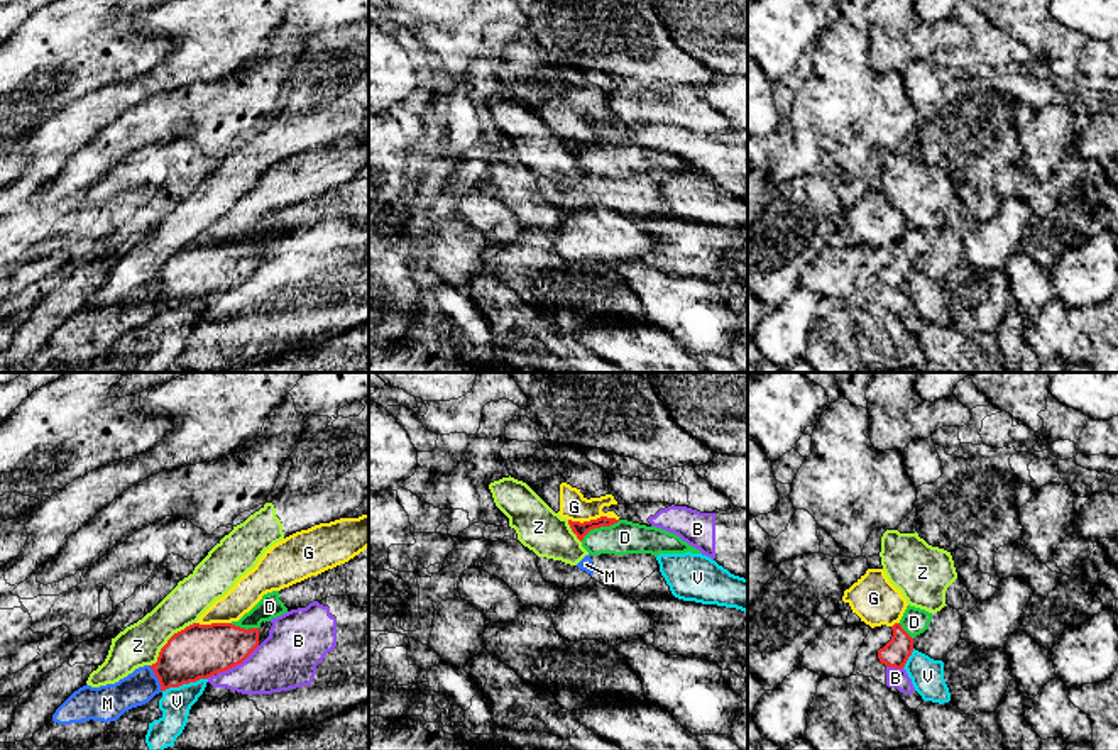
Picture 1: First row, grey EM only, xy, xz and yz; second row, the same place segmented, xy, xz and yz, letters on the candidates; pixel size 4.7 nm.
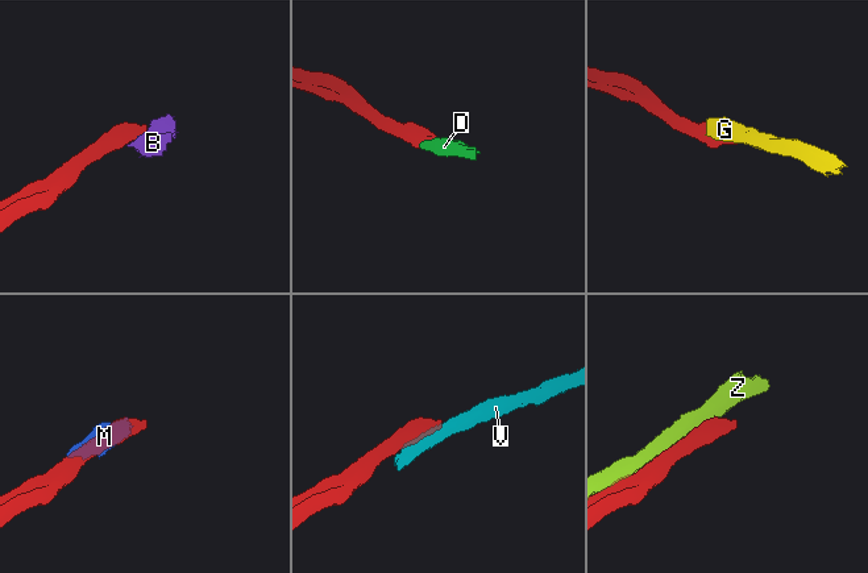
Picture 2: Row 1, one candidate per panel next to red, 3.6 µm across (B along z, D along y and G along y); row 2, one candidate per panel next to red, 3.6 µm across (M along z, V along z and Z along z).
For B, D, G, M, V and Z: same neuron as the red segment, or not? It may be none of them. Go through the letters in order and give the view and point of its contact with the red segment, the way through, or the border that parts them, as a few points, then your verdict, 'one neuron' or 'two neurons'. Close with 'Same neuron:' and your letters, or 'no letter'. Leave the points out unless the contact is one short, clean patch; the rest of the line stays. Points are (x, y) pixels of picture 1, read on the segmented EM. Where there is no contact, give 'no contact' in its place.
B: contact xy (237, 664); border xy (259, 645), (241, 662), (217, 674); two neurons
D: contact xz (599, 527); way xz (580, 530), (599, 527), (608, 535), (624, 537); one neuron
G: contact xz (592, 520); border xz (618, 518), (569, 520); two neurons
M: contact xy (158, 678); two neurons
V: contact xy (185, 683); border xy (207, 678), (169, 686), (163, 691); two neurons
Z: contact xy (168, 640); two neurons
Same neuron: D

